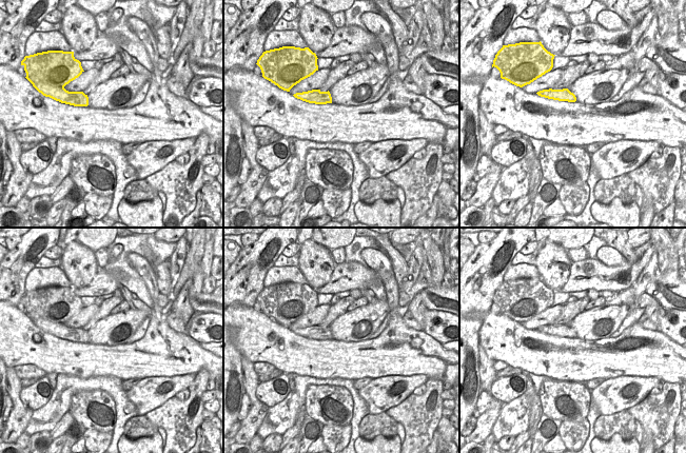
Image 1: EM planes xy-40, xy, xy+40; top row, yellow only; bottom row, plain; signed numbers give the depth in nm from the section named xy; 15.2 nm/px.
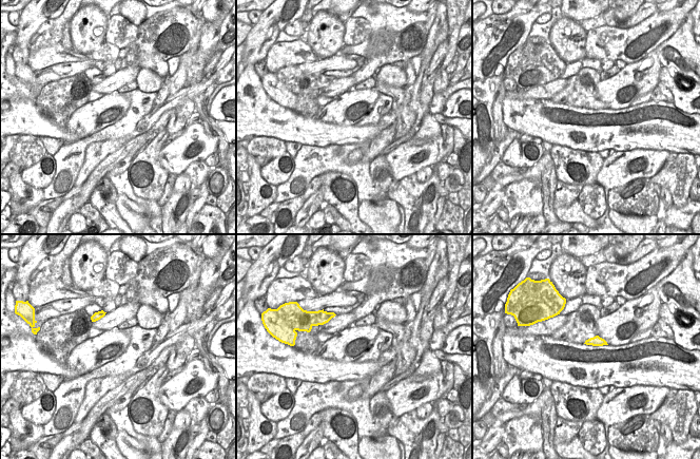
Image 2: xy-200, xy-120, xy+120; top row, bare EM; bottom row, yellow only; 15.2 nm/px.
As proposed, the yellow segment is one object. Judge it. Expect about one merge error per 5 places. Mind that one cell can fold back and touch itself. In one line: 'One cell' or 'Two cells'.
Two cells.

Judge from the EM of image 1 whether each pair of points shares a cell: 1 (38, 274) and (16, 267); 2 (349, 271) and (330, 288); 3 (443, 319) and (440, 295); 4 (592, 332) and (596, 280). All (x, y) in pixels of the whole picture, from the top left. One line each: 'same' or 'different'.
1: different
2: same
3: different
4: different

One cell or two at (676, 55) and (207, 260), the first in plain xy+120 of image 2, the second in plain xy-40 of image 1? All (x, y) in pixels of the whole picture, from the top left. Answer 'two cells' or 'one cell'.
two cells

